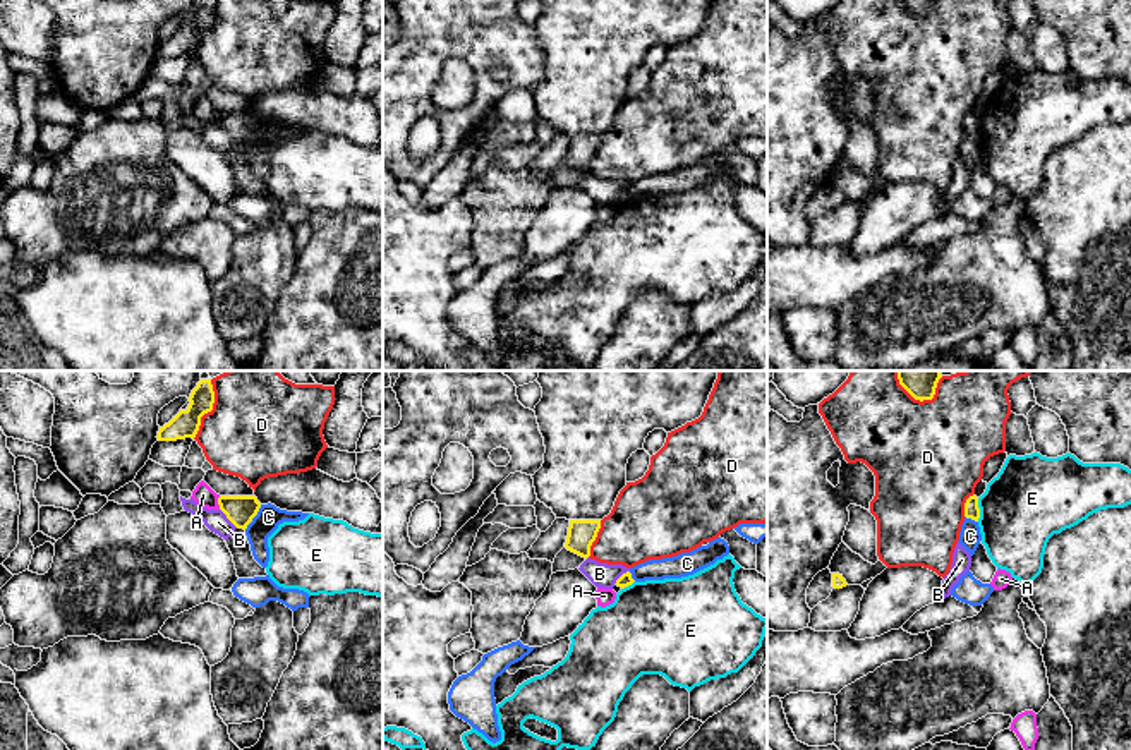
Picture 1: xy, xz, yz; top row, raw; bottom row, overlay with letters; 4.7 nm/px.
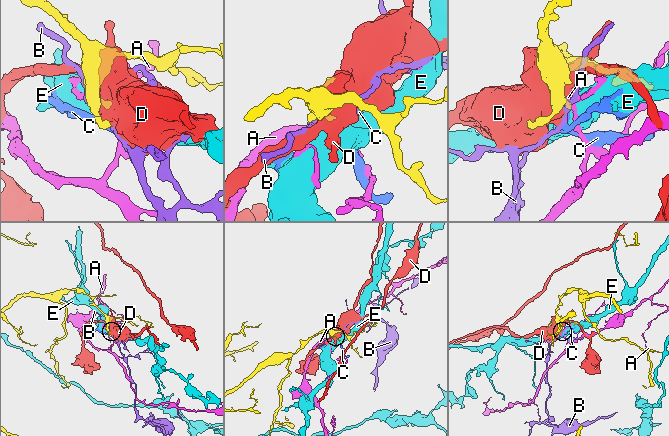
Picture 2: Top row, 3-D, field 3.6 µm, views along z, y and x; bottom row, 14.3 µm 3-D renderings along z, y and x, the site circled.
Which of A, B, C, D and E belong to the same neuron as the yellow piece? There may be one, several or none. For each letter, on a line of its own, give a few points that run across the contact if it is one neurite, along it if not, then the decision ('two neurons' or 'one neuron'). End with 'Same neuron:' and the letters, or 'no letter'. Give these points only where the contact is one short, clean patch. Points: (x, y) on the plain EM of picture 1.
A: line xy (220, 112), (218, 124); two neurons
B: line xy (220, 124), (237, 143); two neurons
C: line xy (261, 120), (244, 145); two neurons
D: two neurons
E: line yz (977, 114), (979, 136); two neurons
Same neuron: no letter

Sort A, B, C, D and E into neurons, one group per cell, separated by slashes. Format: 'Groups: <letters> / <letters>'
Groups: A / B / C / D / E

